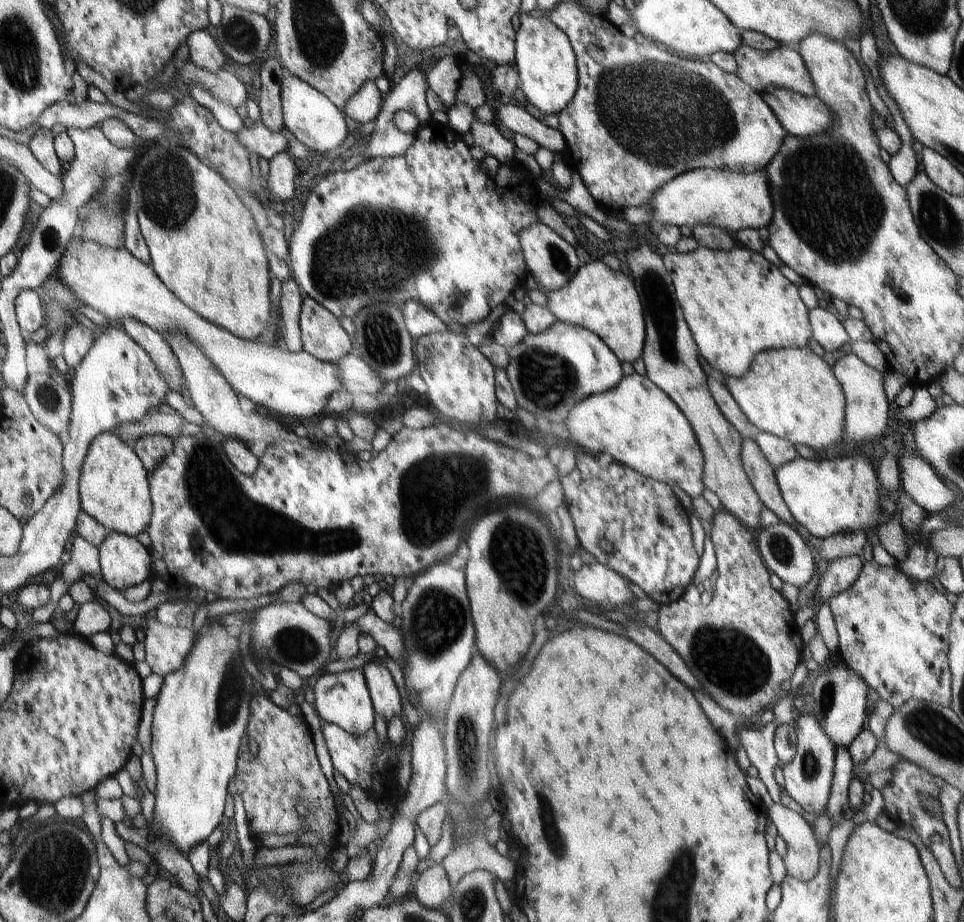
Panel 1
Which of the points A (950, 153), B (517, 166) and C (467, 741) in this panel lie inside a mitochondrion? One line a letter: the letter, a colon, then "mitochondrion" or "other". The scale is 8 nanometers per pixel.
A: mitochondrion
B: other
C: mitochondrion

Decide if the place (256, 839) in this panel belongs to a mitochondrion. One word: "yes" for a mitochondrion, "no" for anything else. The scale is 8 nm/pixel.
no

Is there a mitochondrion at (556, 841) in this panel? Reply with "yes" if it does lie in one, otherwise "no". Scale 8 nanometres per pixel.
yes

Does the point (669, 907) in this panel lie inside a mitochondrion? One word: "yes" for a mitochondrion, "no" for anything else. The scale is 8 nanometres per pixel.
yes

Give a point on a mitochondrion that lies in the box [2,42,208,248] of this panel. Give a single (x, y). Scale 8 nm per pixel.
(170, 200)

